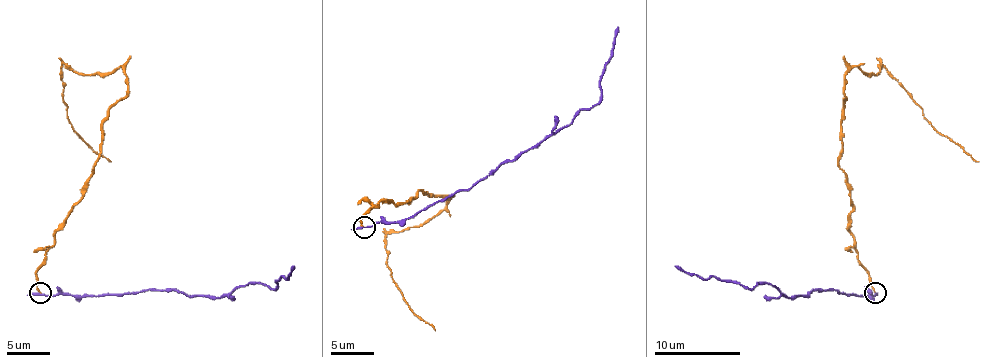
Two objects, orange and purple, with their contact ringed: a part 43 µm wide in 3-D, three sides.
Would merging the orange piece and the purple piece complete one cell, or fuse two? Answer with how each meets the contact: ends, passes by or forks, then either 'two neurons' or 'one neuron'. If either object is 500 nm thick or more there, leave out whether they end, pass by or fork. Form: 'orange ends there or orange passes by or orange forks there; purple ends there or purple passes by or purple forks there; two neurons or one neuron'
orange ends there; purple passes by; two neurons

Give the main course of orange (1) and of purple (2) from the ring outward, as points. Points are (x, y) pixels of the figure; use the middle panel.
1: (364, 226), (382, 201), (451, 196), (386, 235), (392, 282), (435, 330)
2: (364, 226), (414, 218), (470, 190), (500, 164), (515, 160), (597, 104), (601, 71), (619, 26)

